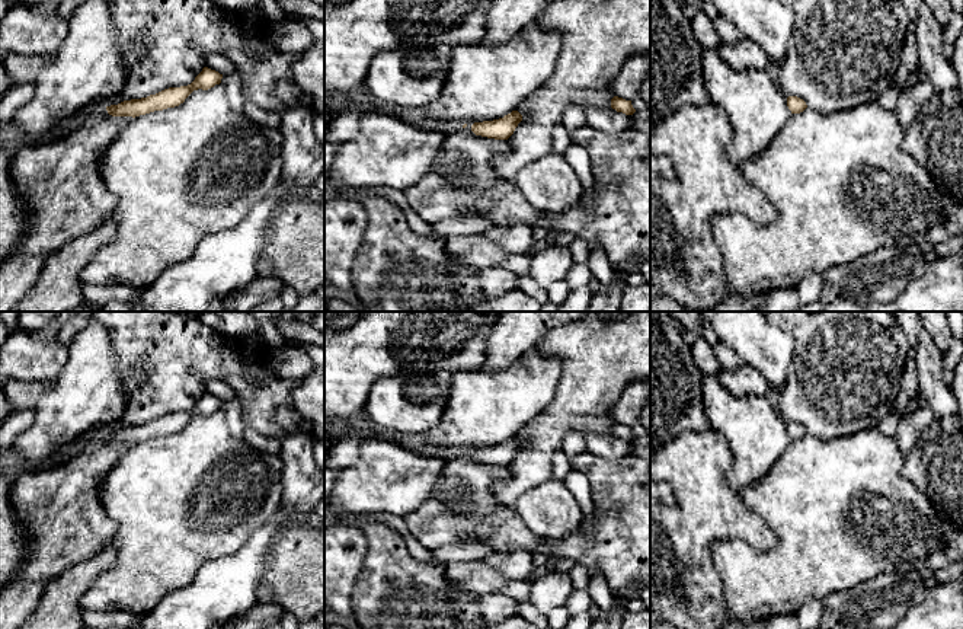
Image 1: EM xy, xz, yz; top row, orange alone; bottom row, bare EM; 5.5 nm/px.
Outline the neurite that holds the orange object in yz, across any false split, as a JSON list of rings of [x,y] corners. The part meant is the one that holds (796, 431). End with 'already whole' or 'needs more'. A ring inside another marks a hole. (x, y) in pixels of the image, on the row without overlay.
[[[771,312],[767,317],[794,341],[787,380],[778,390],[780,415],[787,422],[791,440],[806,434],[822,440],[848,437],[876,428],[895,411],[909,342],[893,312]]] | needs more

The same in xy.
[[[92,312],[113,333],[118,349],[118,373],[127,403],[121,419],[128,422],[118,431],[106,432],[112,443],[140,443],[179,432],[198,415],[208,416],[221,409],[223,400],[205,392],[209,380],[225,381],[243,403],[243,415],[256,432],[282,438],[285,431],[276,421],[278,408],[294,408],[292,389],[298,379],[275,374],[266,365],[269,348],[259,349],[252,361],[241,355],[243,339],[224,336],[192,316],[172,312]]] | needs more

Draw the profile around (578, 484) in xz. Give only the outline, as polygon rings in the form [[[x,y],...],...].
[[[572,470],[570,476],[564,479],[564,485],[583,513],[592,511],[592,491],[586,475]]]

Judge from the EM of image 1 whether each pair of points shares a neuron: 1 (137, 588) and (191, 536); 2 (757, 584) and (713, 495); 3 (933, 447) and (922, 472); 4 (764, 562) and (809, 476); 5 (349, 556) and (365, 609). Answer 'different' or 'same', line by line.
1: same
2: different
3: same
4: same
5: different

